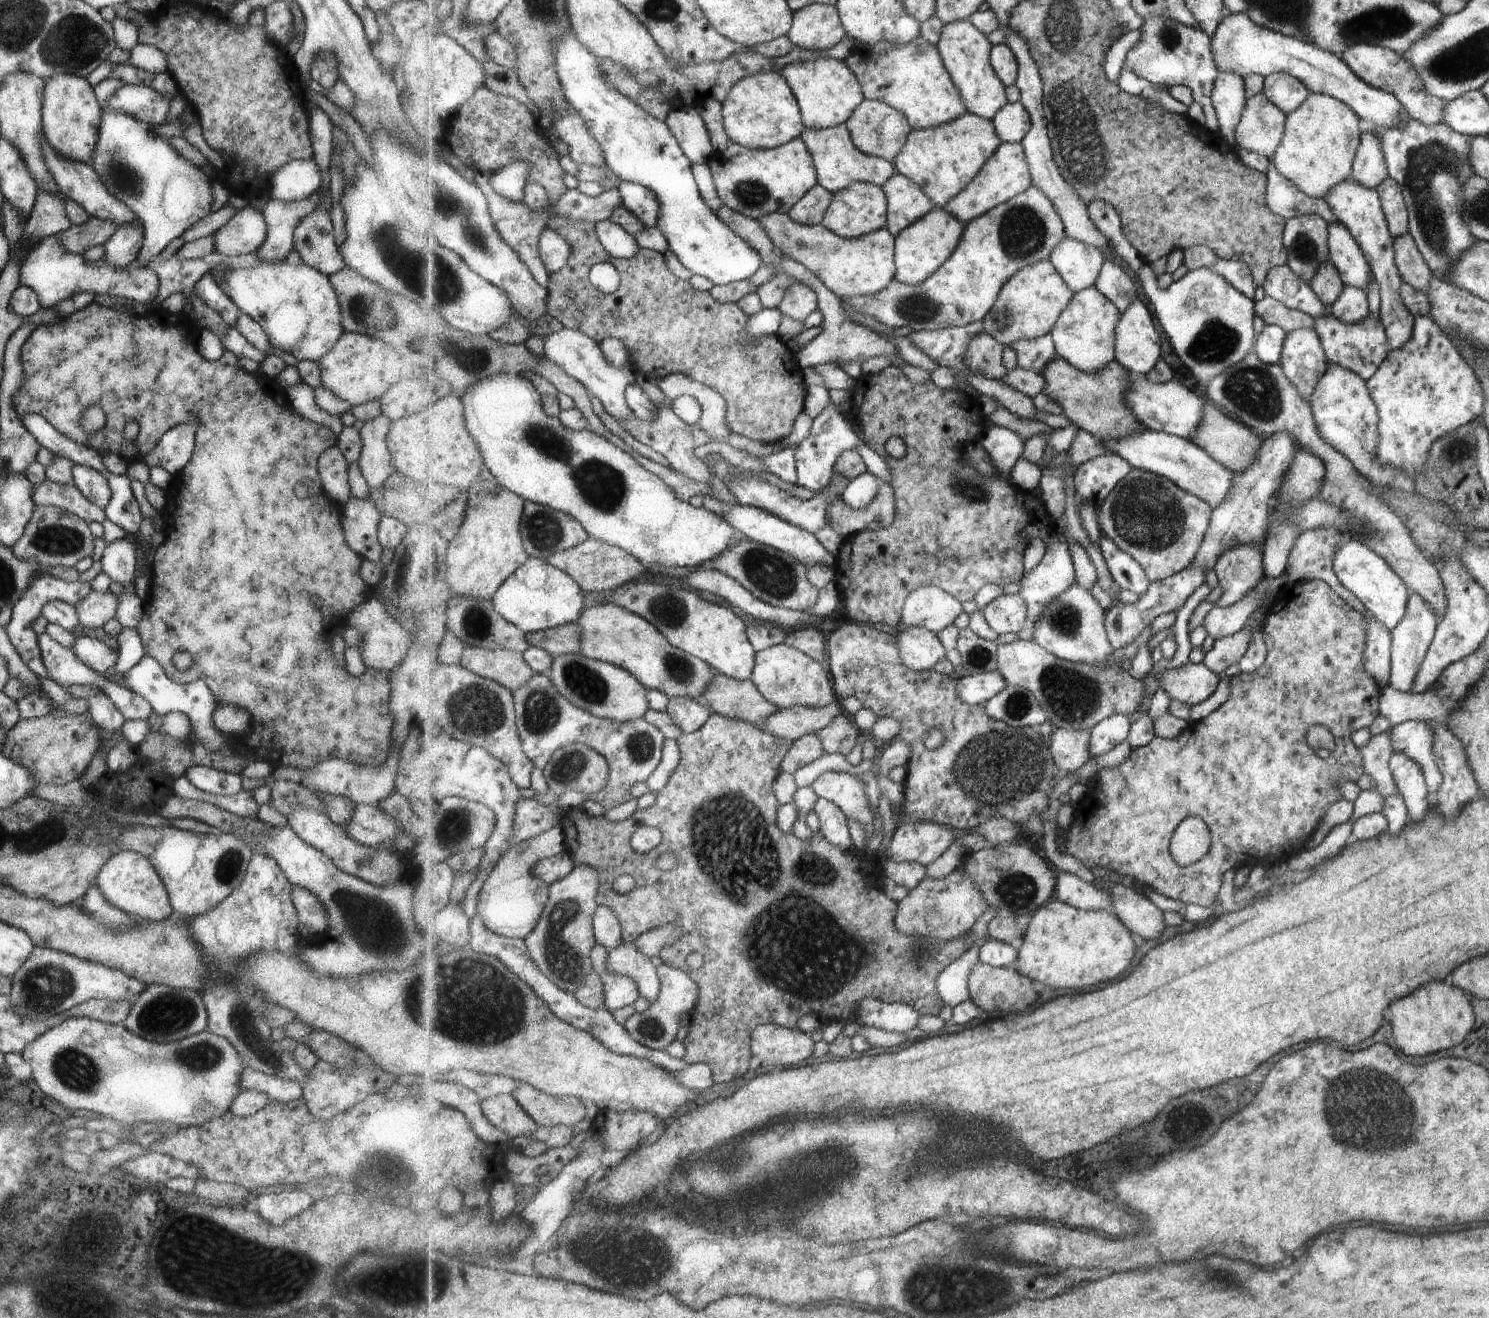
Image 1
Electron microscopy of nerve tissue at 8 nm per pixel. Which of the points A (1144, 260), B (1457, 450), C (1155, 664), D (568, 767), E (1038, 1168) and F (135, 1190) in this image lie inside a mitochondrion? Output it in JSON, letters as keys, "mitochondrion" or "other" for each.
{"A":"other","B":"mitochondrion","C":"other","D":"mitochondrion","E":"other","F":"other"}

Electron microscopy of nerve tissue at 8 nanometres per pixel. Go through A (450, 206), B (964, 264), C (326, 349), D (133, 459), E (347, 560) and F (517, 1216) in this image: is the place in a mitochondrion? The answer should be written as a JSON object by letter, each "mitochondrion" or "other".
{"A":"mitochondrion","B":"other","C":"other","D":"other","E":"other","F":"other"}

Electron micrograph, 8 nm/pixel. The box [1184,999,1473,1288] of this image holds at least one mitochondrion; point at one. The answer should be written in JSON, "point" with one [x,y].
{"point":[1370,1108]}

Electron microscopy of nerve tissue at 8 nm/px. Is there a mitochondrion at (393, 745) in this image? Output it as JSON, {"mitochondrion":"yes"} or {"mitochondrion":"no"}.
{"mitochondrion":"no"}

